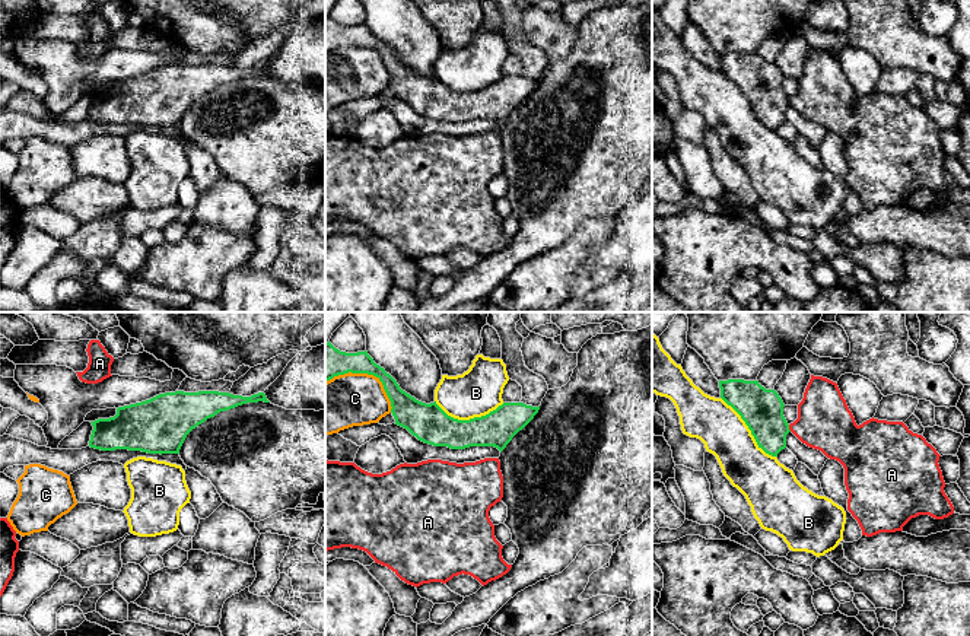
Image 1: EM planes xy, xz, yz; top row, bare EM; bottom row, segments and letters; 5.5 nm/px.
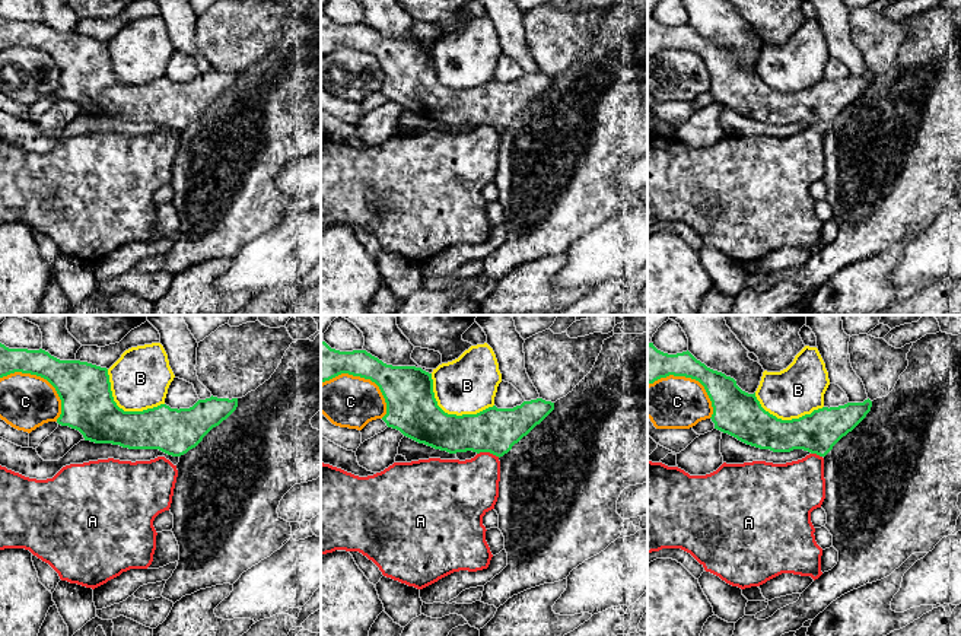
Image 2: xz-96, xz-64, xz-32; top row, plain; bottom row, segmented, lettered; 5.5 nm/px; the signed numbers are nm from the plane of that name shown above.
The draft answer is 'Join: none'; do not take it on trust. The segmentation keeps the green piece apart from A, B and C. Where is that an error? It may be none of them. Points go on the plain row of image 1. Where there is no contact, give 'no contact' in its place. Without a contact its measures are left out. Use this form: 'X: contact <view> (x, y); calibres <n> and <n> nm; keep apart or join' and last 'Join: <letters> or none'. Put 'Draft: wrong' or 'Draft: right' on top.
Draft: right
A: contact yz (788, 101); calibres 240 and 300 nm; keep apart
B: contact xz (470, 92); calibres 220 and 260 nm; keep apart
C: contact xz (368, 47); calibres 190 and 300 nm; keep apart
Join: none

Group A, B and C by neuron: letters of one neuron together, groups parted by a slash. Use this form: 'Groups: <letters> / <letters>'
Groups: A / B / C

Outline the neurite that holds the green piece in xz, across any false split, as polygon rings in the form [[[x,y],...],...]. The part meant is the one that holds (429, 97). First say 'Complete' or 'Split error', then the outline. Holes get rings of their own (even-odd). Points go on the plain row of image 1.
Complete. [[[330,15],[325,16],[325,55],[349,45],[376,50],[391,74],[395,98],[433,120],[451,123],[494,120],[502,125],[540,83],[540,79],[503,76],[486,89],[458,93],[448,89],[436,74],[426,77],[403,64],[397,54],[376,38],[366,23],[346,26],[335,22]]]

